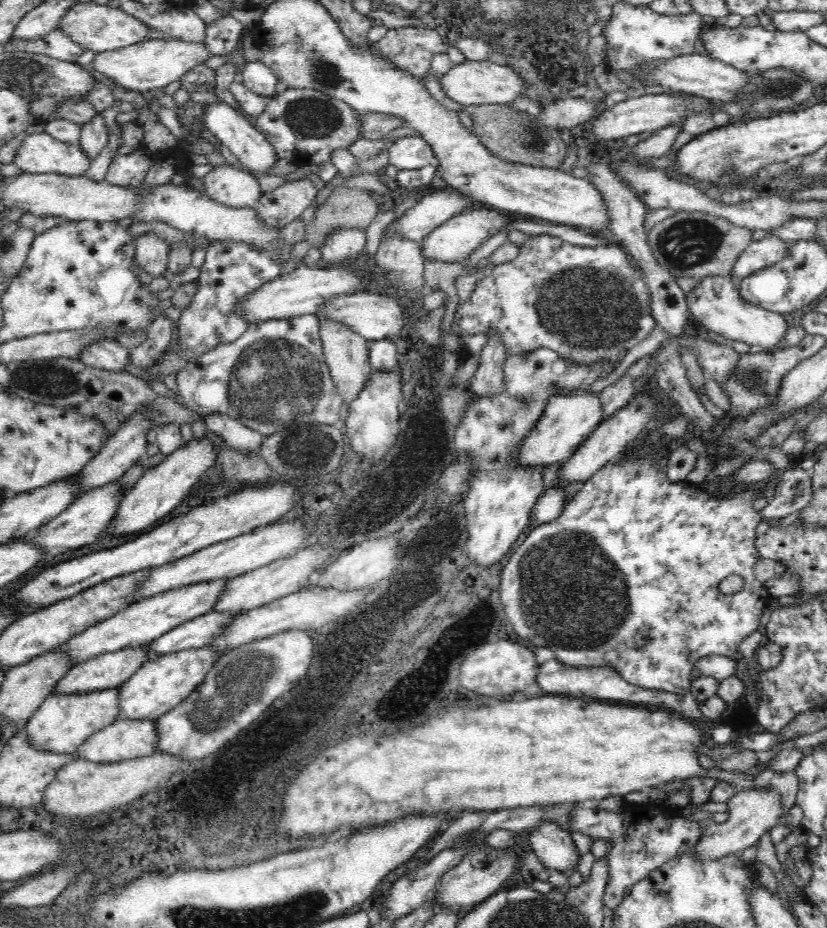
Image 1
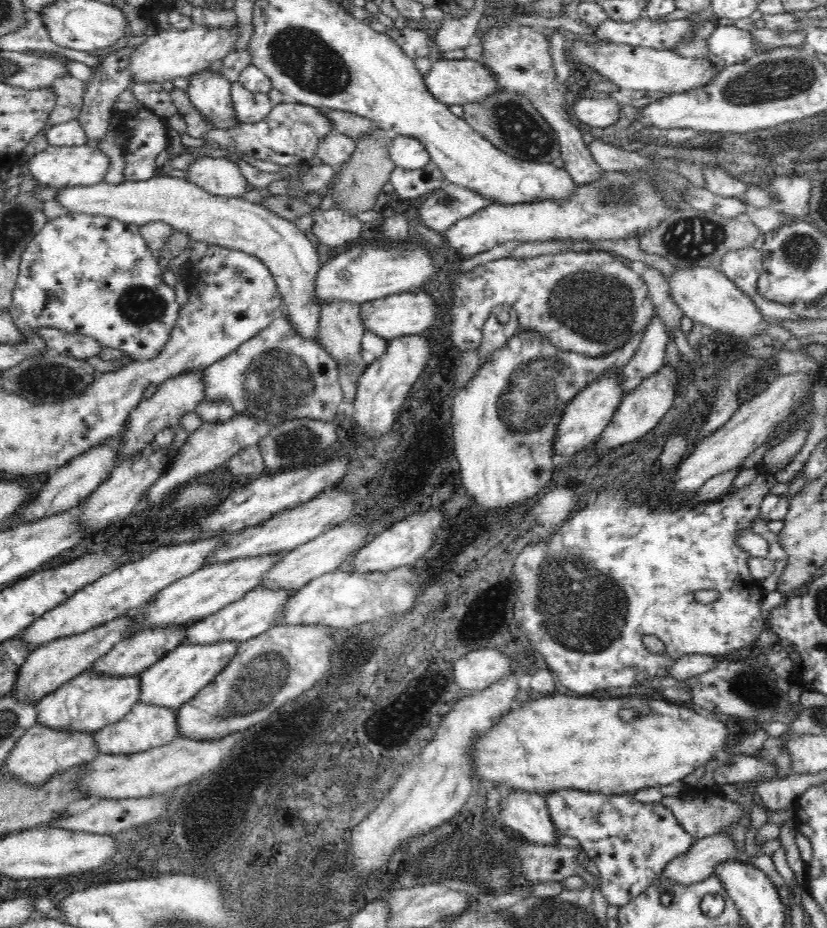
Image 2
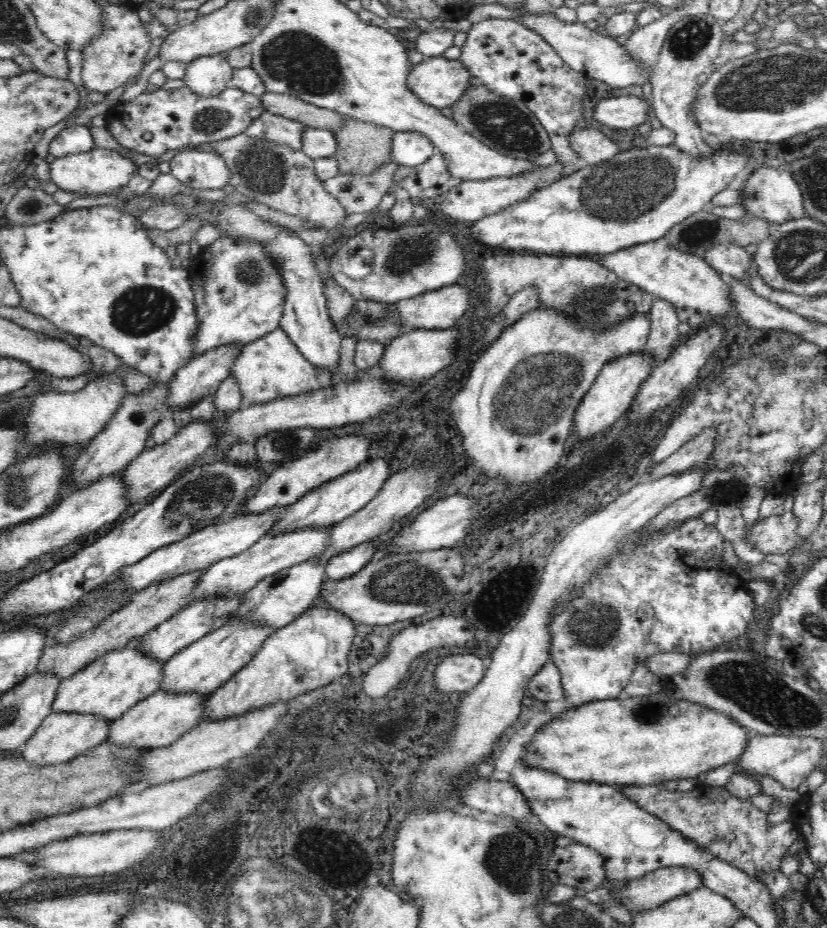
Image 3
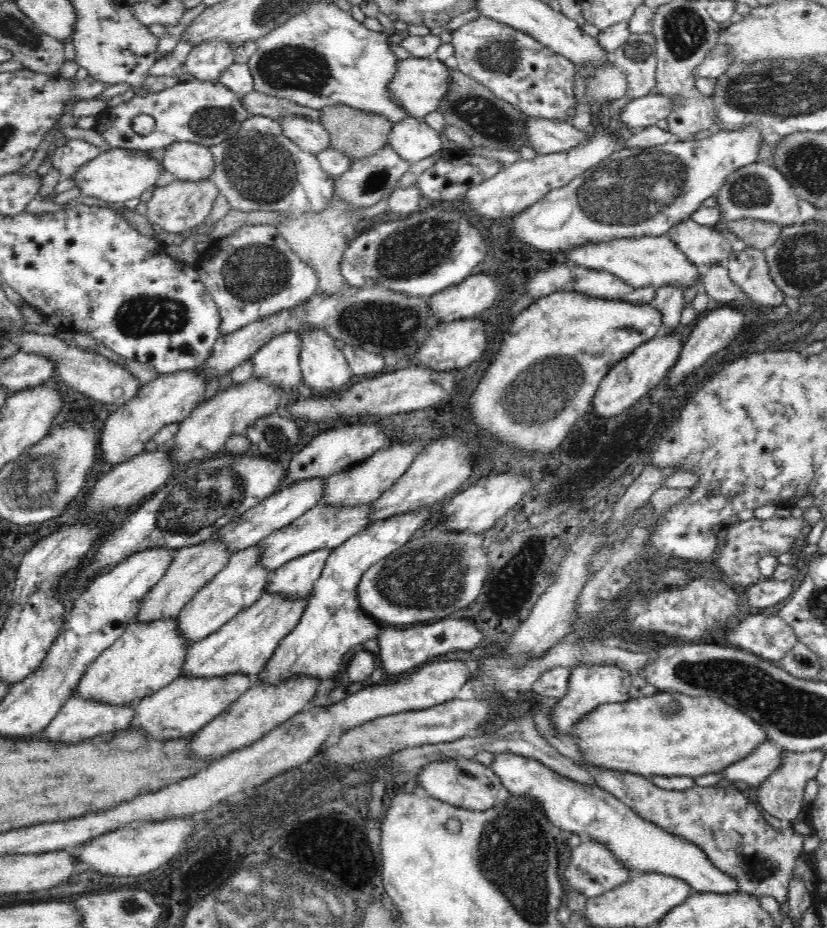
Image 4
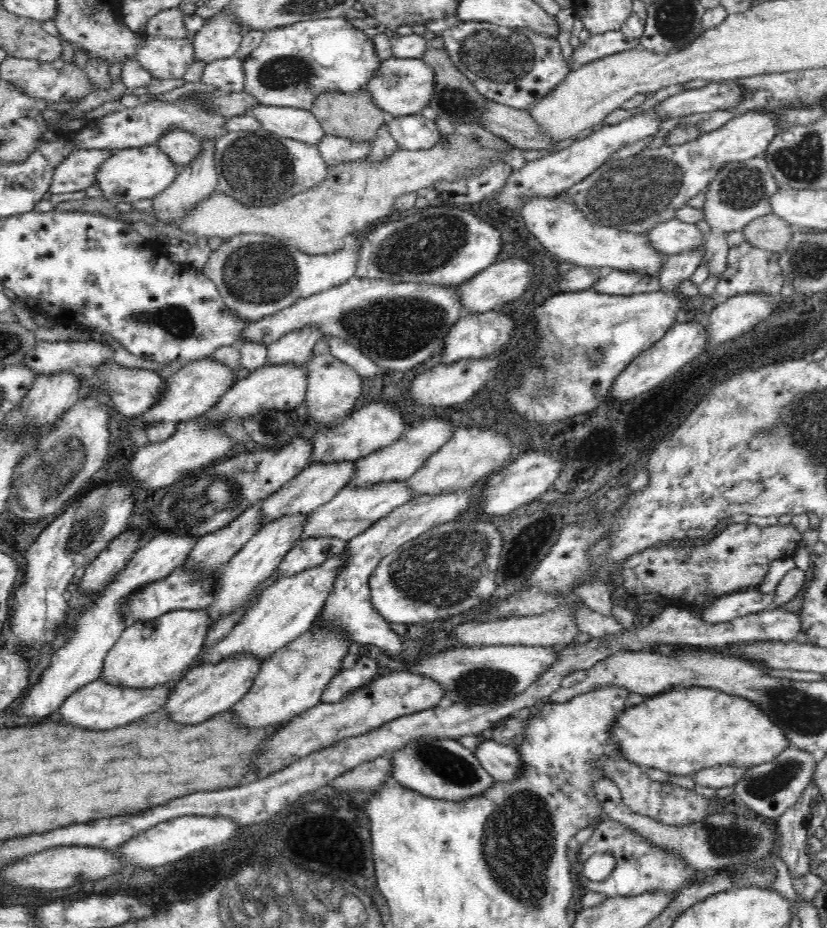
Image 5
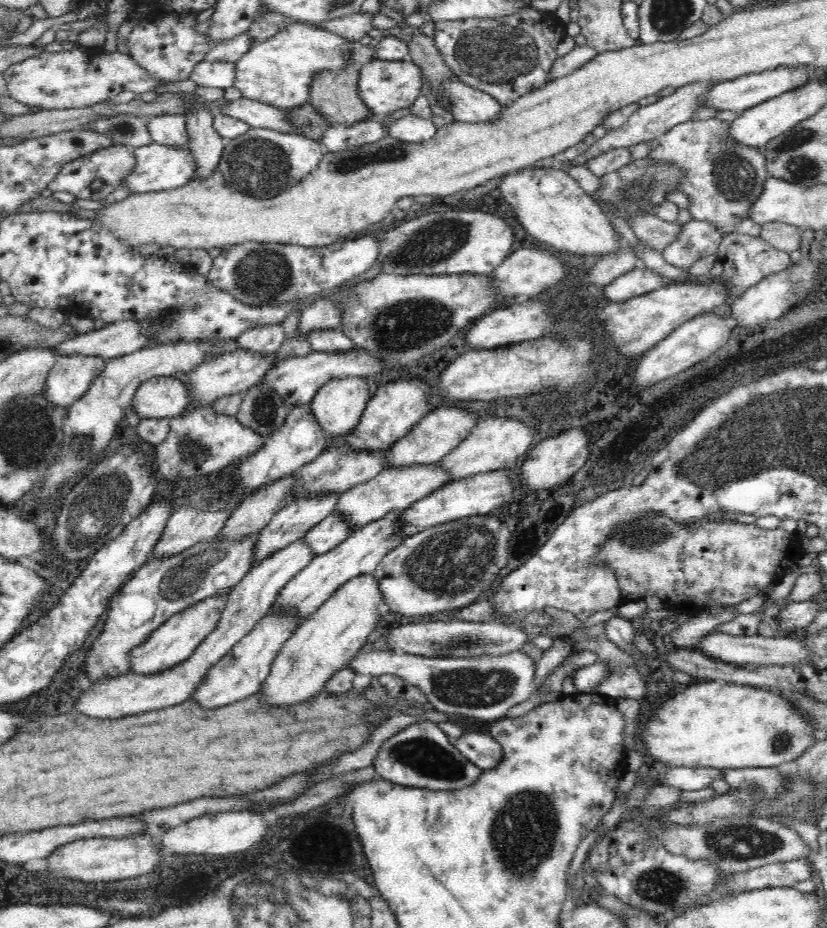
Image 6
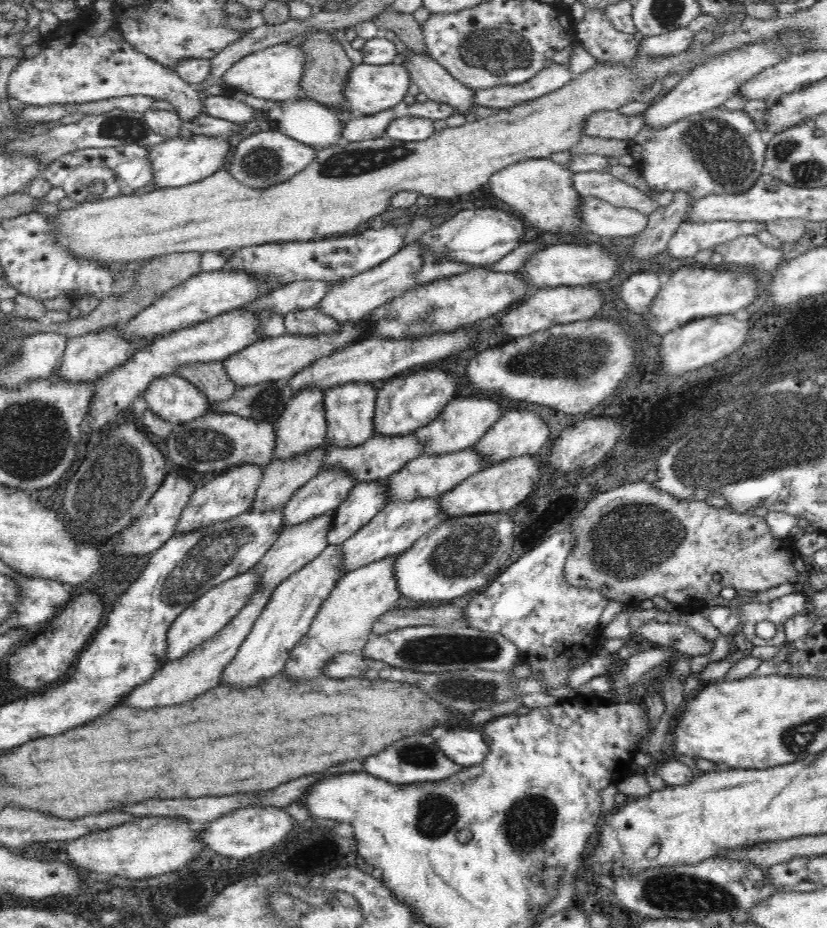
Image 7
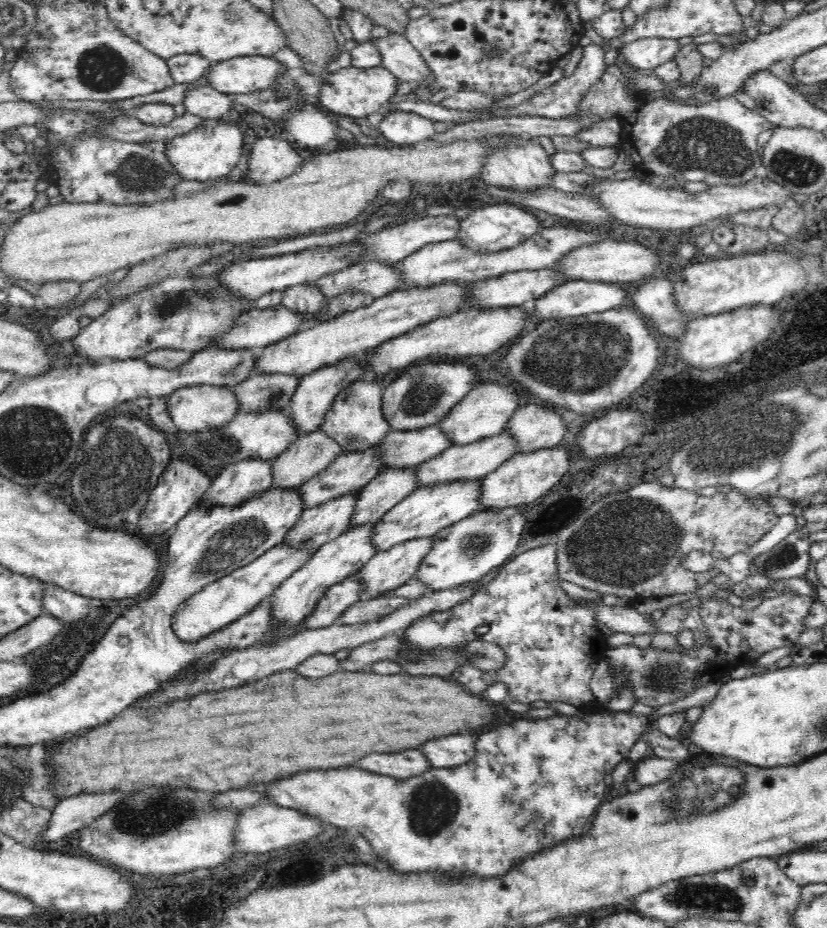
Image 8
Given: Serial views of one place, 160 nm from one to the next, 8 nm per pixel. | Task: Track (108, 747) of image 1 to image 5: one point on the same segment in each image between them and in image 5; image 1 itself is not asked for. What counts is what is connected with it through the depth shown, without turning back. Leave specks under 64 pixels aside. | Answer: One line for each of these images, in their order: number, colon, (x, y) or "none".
2: (146, 726)
3: (161, 718)
4: (186, 705)
5: (207, 689)

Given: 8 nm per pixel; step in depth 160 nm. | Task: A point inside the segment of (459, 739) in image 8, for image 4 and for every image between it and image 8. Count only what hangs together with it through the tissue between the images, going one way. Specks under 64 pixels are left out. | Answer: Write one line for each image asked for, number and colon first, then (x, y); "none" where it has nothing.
4: (642, 846)
5: (501, 761)
6: (481, 749)
7: (465, 747)

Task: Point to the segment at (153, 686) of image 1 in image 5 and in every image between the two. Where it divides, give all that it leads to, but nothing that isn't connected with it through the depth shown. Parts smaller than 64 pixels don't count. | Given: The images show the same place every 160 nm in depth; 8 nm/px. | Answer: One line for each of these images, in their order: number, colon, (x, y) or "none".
2: (181, 674)
3: (202, 667)
4: (243, 645)
5: (287, 609)

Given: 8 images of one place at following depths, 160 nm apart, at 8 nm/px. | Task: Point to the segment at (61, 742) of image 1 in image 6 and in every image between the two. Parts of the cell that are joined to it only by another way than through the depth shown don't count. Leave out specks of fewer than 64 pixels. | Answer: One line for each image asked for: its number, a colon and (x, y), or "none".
2: (91, 700)
3: (117, 680)
4: (148, 656)
5: (153, 652)
6: (175, 640)

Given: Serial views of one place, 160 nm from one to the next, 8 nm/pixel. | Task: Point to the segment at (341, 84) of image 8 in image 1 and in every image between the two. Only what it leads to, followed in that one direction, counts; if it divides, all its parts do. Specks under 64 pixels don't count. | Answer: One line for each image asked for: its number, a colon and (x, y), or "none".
1: (470, 83)
2: (460, 82)
3: (439, 82)
4: (419, 84)
5: (401, 86)
6: (385, 86)
7: (370, 89)

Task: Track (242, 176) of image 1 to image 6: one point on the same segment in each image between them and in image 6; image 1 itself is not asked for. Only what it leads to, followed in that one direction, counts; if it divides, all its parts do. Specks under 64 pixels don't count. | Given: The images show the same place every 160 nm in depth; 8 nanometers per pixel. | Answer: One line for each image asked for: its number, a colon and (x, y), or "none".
2: (219, 176)
3: (201, 170)
4: (188, 161)
5: (182, 147)
6: (170, 129)

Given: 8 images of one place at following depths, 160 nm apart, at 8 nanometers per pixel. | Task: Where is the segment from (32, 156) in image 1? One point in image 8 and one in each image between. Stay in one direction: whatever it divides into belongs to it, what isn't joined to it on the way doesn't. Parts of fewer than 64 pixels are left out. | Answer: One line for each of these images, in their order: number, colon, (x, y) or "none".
2: (86, 165)
3: (100, 169)
4: (116, 175)
5: (131, 174)
6: (158, 167)
7: (186, 159)
8: (211, 150)

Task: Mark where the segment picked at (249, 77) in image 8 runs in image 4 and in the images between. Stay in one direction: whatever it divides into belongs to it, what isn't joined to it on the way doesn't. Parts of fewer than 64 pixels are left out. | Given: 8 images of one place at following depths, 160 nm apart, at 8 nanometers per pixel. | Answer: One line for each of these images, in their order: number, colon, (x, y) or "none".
4: (323, 57)
5: (294, 64)
6: (277, 72)
7: (274, 74)

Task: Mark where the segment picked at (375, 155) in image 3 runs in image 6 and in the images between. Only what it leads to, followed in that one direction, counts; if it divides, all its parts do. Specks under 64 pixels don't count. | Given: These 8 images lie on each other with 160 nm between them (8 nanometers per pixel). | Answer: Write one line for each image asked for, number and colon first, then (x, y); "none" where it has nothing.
4: (359, 134)
5: (356, 116)
6: (334, 95)

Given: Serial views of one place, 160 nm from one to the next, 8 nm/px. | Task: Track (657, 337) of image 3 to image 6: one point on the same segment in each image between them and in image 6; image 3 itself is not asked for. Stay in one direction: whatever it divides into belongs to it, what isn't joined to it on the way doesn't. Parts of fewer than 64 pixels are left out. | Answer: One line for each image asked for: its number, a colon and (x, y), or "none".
4: (669, 299)
5: (677, 267)
6: (697, 239)

